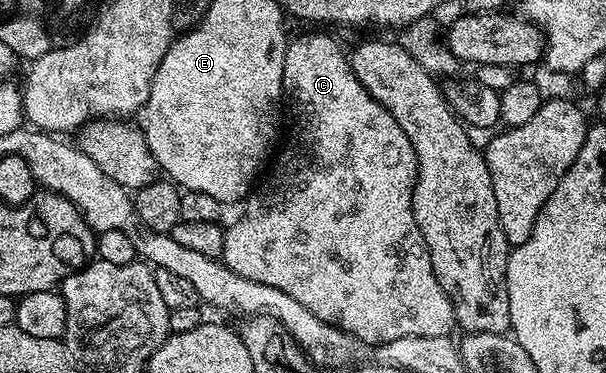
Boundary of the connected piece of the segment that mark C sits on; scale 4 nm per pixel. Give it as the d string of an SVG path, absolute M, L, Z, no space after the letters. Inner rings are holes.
M302 33L291 40L284 55L284 79L282 80L284 101L288 113L294 116L294 126L290 129L290 138L278 157L274 166L269 166L265 174L266 182L259 184L254 192L245 198L246 210L239 221L234 221L224 232L224 247L220 258L236 275L244 279L252 279L264 283L268 287L276 287L284 291L284 295L292 295L296 303L300 303L316 319L334 326L343 334L351 333L359 337L369 347L377 347L392 339L404 339L404 335L440 335L447 336L455 328L454 308L446 297L446 292L436 279L436 271L432 271L432 259L428 255L428 247L424 243L424 235L420 235L420 227L416 227L416 219L412 211L412 195L414 184L418 178L416 155L412 151L412 143L408 143L408 135L392 119L392 115L378 100L370 94L356 77L350 66L347 54L326 33Z

